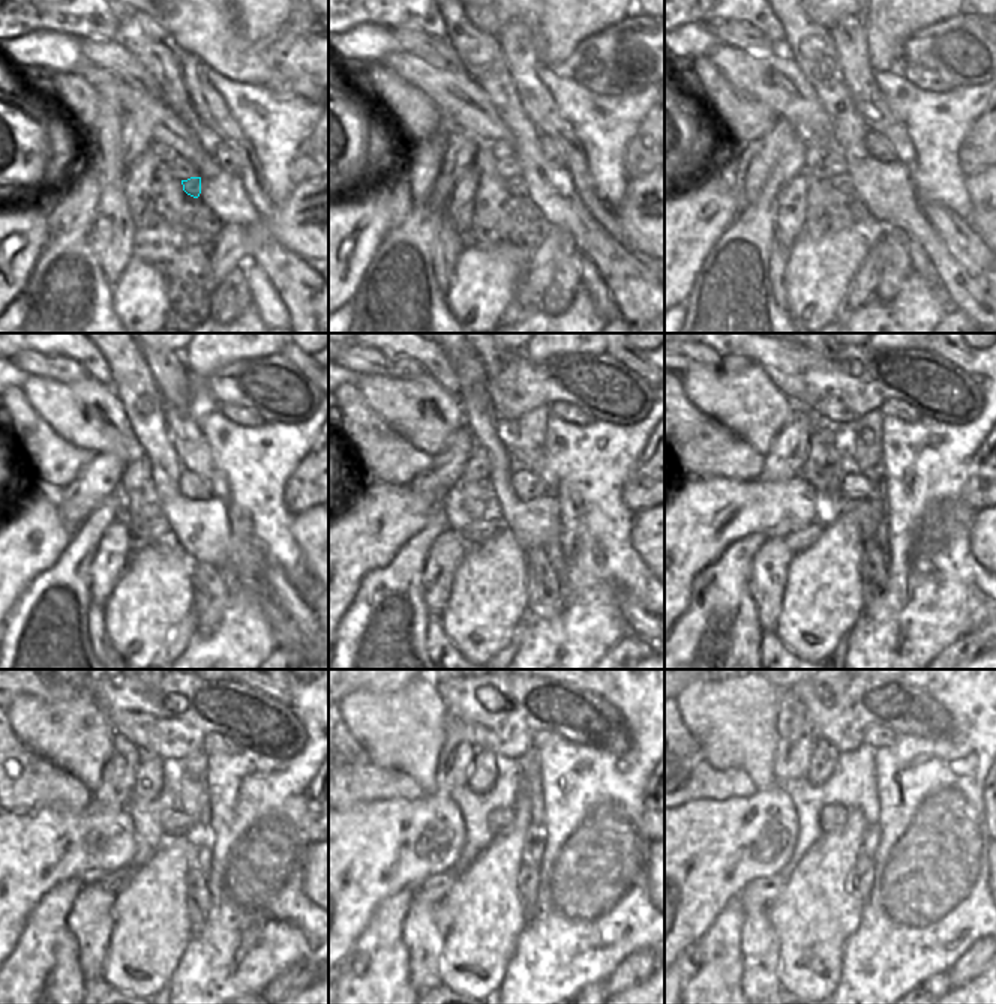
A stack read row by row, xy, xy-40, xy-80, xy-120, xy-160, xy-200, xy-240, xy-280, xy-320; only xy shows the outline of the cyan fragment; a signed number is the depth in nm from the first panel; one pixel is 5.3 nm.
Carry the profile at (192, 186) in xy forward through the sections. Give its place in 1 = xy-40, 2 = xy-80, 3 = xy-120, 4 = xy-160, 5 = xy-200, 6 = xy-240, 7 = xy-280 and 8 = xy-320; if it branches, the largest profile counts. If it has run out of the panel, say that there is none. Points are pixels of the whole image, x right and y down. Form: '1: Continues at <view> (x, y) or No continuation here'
1: Continues at xy-40 (516, 185)
2: Continues at xy-80 (843, 183)
3: Continues at xy-120 (152, 529)
4: Continues at xy-160 (483, 530)
5: Continues at xy-200 (798, 541)
6: Continues at xy-240 (116, 881)
7: Continues at xy-280 (432, 889)
8: Continues at xy-320 (762, 892)

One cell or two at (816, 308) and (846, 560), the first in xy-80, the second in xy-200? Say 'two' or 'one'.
one

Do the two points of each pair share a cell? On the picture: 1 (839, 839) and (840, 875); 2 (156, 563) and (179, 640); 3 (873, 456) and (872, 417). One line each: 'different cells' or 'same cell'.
1: same cell
2: different cells
3: same cell

